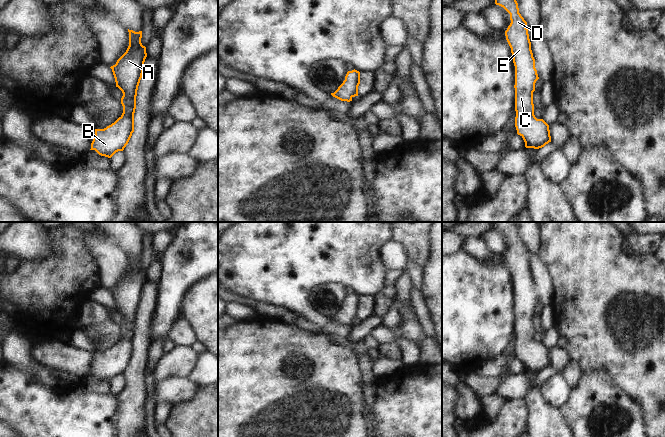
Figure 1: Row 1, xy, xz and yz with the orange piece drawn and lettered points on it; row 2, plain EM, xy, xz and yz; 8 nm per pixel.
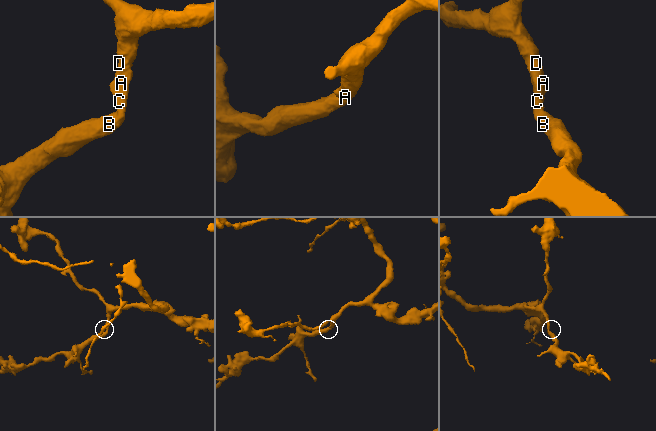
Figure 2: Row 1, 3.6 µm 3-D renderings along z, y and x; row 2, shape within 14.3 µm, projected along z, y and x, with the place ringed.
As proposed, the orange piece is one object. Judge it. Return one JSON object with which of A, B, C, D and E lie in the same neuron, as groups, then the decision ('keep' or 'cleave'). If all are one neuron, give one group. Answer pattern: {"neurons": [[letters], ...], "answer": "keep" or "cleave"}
{"neurons": [["A", "B", "C", "D", "E"]], "answer": "keep"}

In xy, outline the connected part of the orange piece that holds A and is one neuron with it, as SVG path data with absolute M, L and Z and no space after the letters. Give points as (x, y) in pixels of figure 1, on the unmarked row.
M128 253L128 256L129 270L126 276L117 284L115 289L110 291L115 302L116 311L123 317L121 322L123 337L114 347L106 352L95 353L95 359L90 373L95 374L99 379L108 382L111 382L118 375L123 375L134 356L134 337L136 333L137 314L144 295L144 286L147 281L146 271L141 267L142 255L135 256Z

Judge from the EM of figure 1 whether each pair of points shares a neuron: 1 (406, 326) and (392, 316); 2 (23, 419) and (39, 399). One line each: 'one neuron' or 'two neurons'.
1: two neurons
2: one neuron

